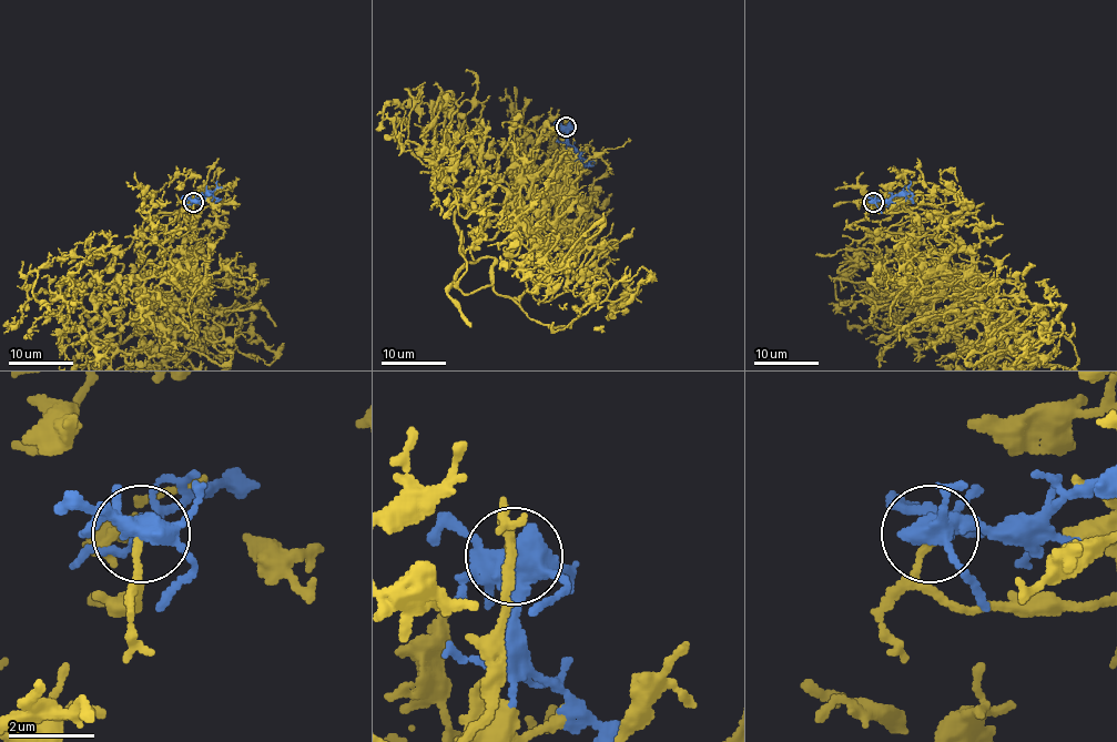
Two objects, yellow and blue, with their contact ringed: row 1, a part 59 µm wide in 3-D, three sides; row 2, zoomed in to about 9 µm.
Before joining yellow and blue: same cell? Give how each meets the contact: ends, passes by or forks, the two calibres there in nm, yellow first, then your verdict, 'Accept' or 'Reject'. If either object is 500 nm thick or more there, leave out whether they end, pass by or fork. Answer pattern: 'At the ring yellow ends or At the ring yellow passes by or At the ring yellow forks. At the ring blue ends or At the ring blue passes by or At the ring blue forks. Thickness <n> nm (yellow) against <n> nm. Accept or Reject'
At the ring yellow passes by. At the ring blue forks. Thickness 110 nm (yellow) against 460 nm. Reject

